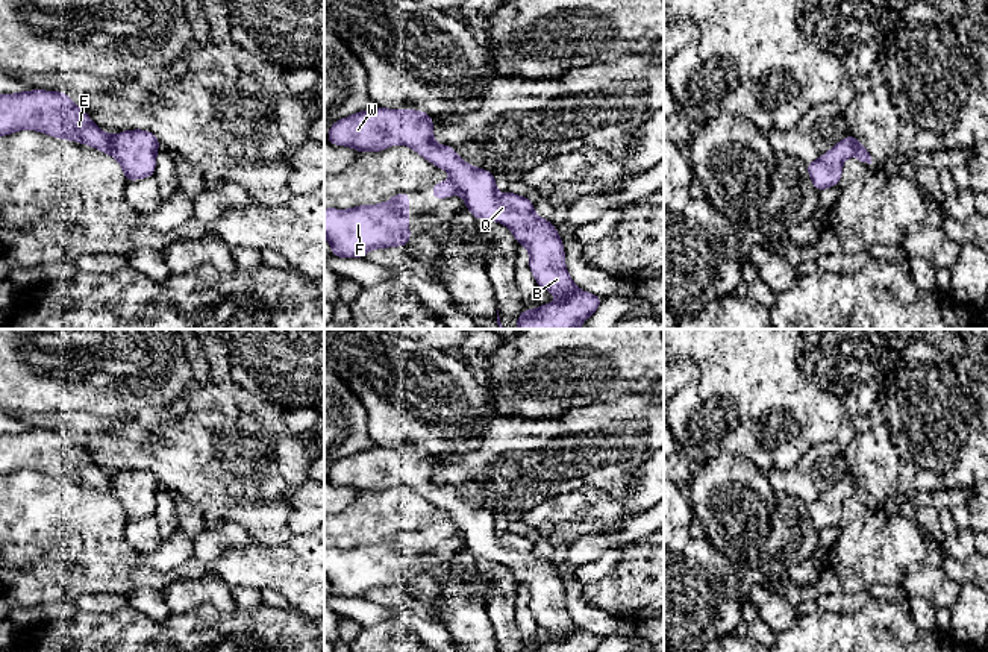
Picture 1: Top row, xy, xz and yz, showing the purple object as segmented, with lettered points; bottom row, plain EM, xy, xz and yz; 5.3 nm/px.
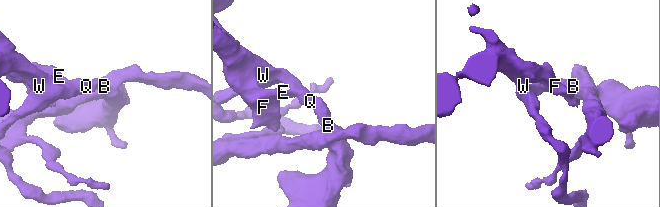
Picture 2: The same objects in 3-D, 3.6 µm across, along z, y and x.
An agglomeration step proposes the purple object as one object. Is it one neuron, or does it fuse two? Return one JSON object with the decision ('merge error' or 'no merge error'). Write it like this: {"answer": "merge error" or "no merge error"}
{"answer": "merge error"}

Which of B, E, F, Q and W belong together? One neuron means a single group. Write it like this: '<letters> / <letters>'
B Q W / E F

